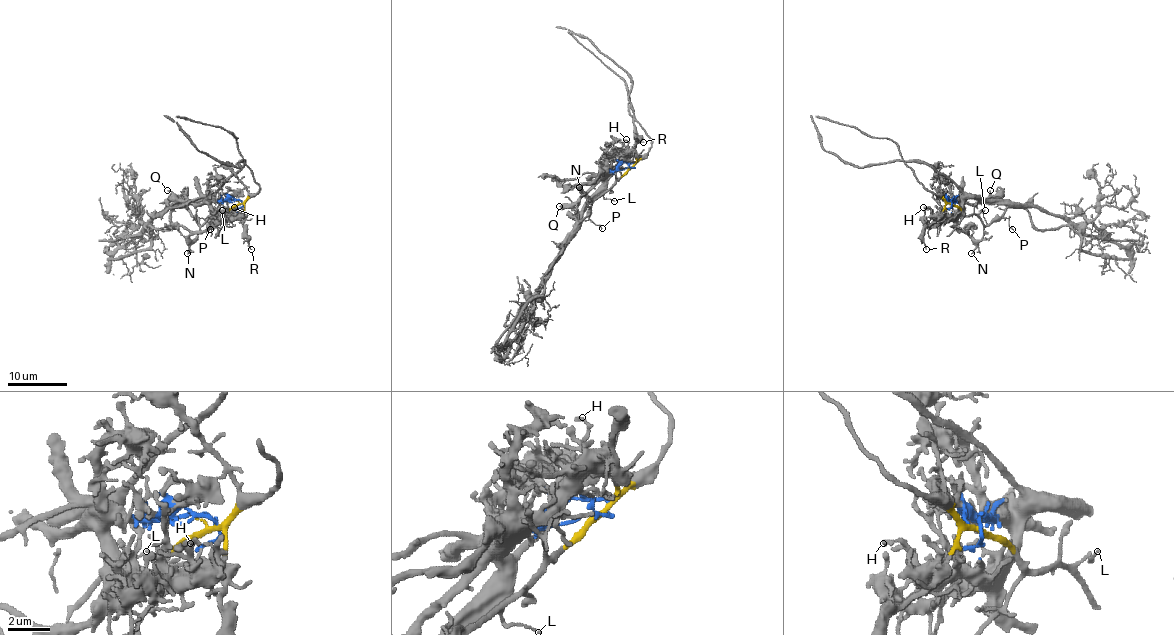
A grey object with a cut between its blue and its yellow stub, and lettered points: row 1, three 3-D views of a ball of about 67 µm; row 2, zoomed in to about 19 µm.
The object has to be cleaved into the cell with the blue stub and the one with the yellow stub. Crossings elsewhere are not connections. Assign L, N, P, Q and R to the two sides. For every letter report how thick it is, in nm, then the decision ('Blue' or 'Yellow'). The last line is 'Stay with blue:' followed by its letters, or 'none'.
L: Thickness 90 nm. Yellow
N: Thickness 130 nm. Blue
P: Thickness 110 nm. Yellow
Q: Thickness 130 nm. Blue
R: Thickness 110 nm. Yellow
Stay with blue: N, Q

